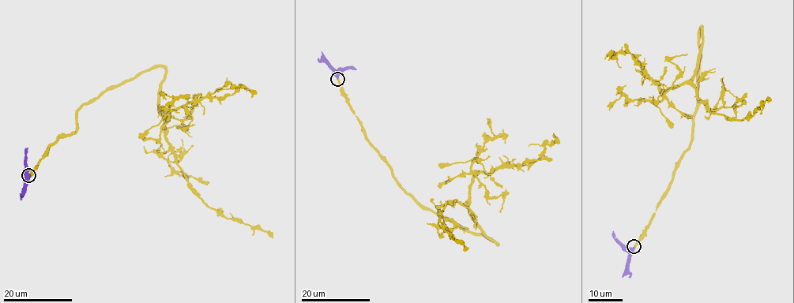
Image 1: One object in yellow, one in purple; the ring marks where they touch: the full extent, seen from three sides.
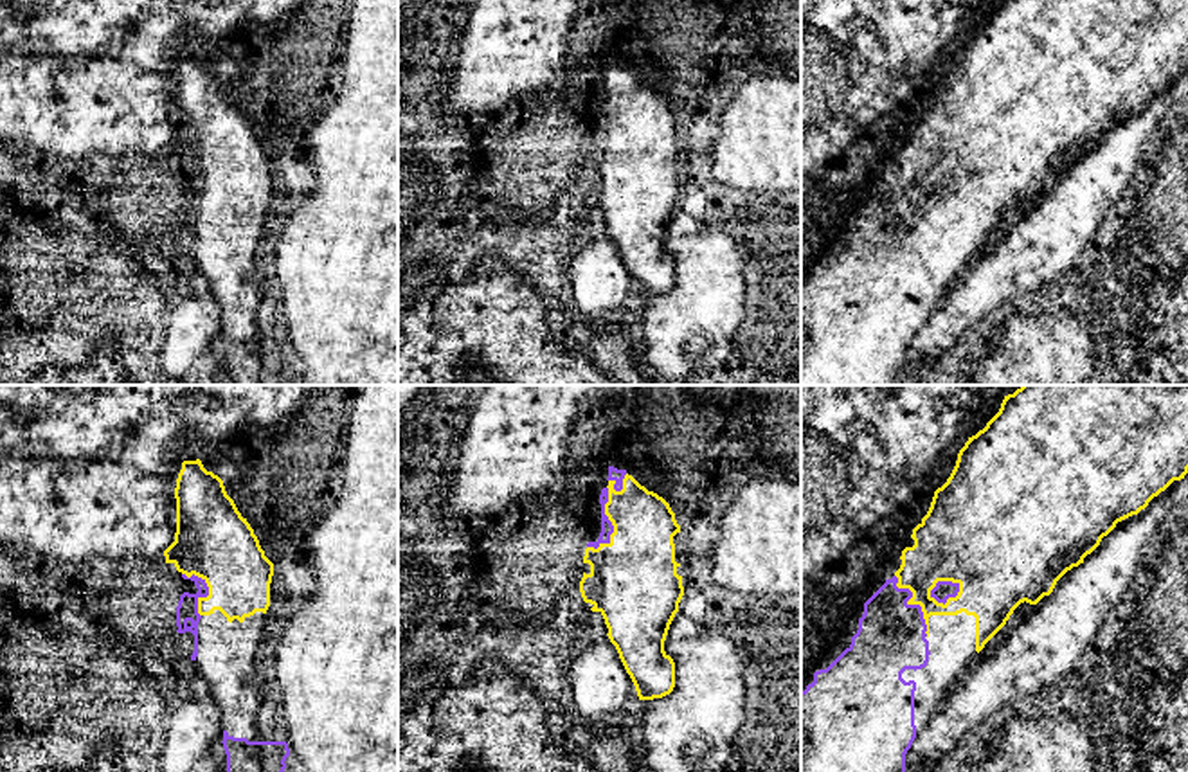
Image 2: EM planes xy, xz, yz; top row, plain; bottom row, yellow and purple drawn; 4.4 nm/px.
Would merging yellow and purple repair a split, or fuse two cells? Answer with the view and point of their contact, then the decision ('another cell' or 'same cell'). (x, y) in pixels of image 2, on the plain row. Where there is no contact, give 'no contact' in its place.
contact yz (911, 200); same cell

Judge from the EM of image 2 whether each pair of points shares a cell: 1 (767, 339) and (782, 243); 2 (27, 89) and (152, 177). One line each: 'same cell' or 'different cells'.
1: same cell
2: different cells

